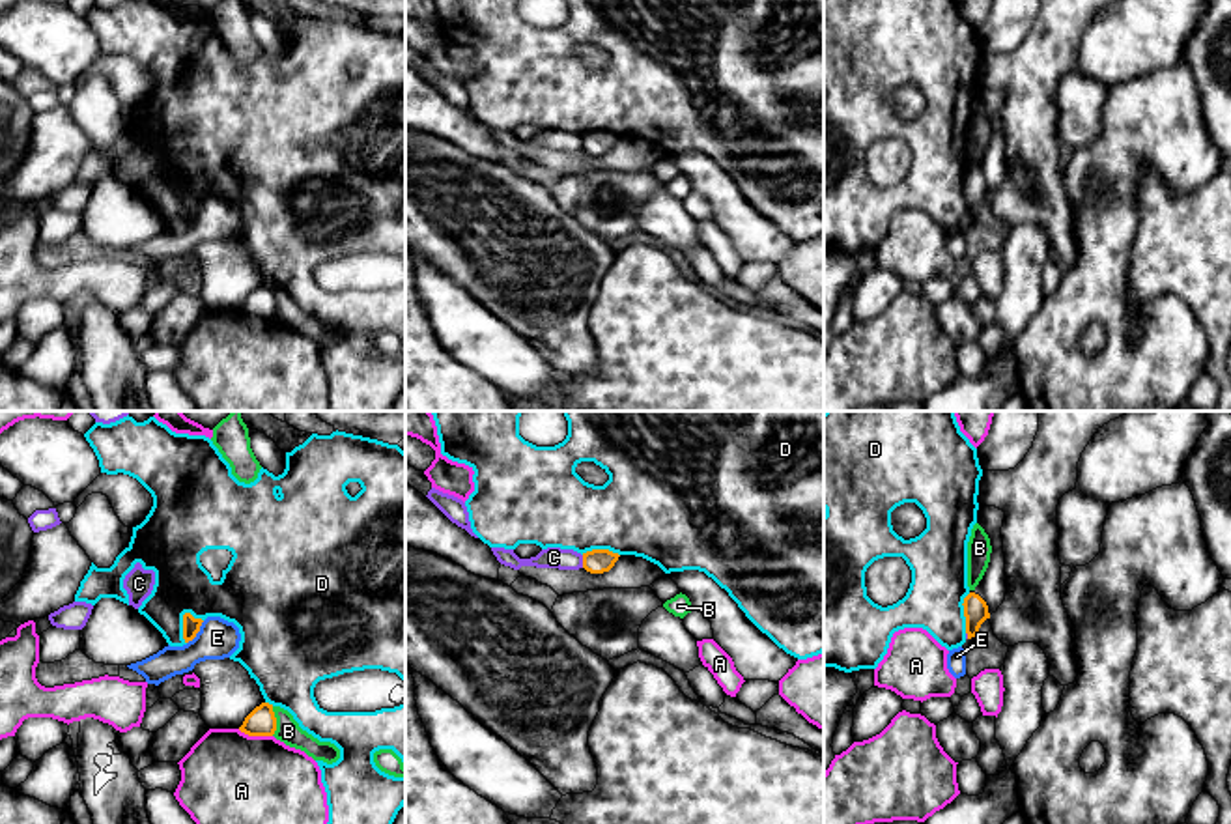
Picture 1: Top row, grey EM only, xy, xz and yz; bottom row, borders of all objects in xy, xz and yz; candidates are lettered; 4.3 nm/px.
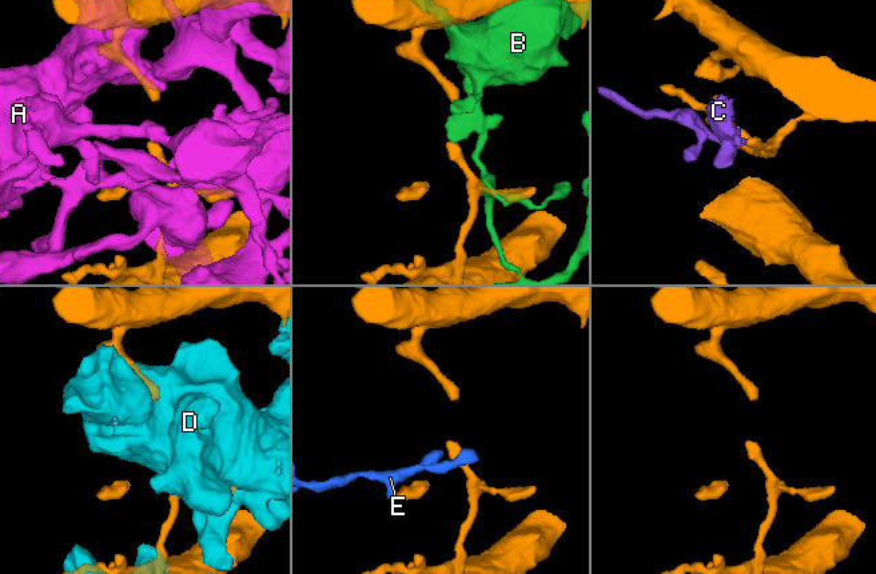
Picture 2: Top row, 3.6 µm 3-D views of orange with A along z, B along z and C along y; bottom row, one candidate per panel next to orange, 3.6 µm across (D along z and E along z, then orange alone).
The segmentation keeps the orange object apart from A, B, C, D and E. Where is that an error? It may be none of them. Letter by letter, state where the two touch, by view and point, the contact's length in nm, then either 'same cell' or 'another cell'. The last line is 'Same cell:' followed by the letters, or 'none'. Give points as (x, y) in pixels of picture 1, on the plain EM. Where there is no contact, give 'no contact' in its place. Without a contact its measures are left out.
A: contact xy (254, 316); length 160 nm; another cell
B: contact xy (275, 303); length 130 nm; another cell
C: contact xz (583, 142); length 60 nm; another cell
D: contact xy (183, 208); length 140 nm; another cell
E: contact xy (198, 212); length 130 nm; another cell
Same cell: none

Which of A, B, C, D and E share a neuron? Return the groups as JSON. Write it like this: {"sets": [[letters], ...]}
{"sets": [["A"], ["B"], ["C"], ["D"], ["E"]]}

